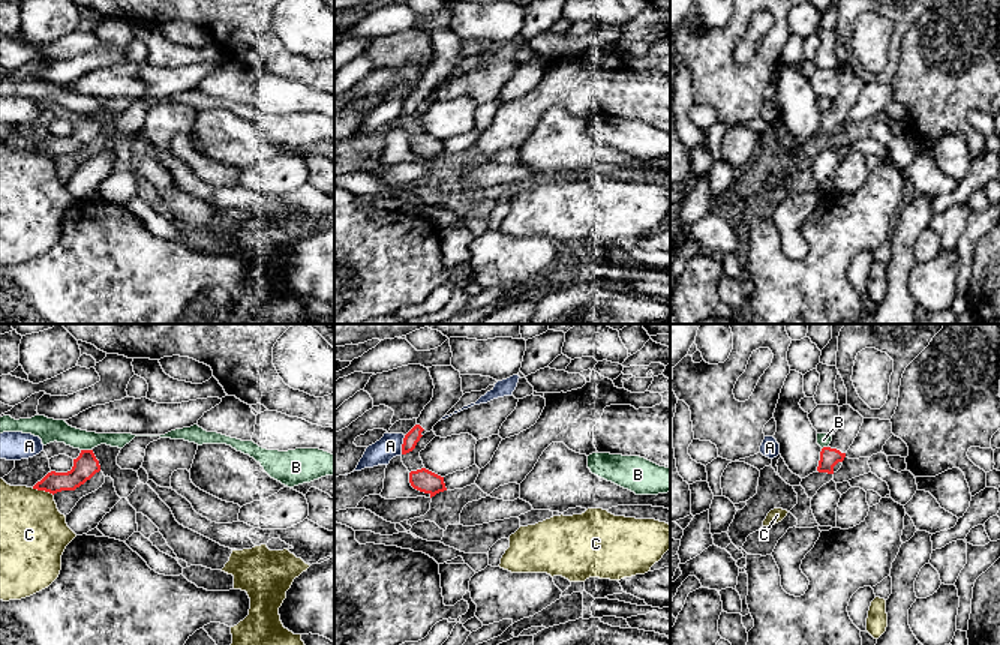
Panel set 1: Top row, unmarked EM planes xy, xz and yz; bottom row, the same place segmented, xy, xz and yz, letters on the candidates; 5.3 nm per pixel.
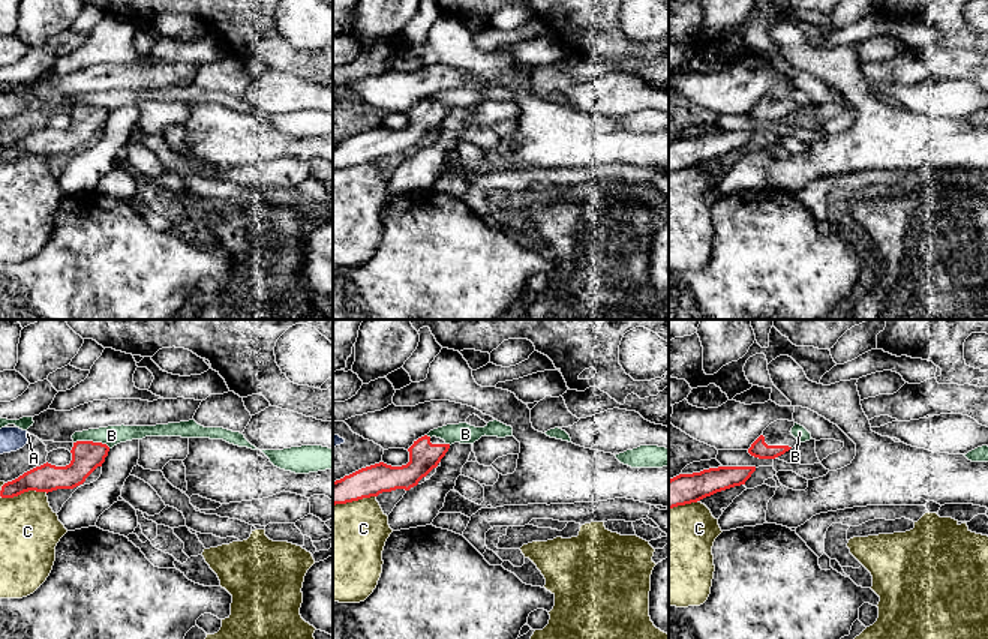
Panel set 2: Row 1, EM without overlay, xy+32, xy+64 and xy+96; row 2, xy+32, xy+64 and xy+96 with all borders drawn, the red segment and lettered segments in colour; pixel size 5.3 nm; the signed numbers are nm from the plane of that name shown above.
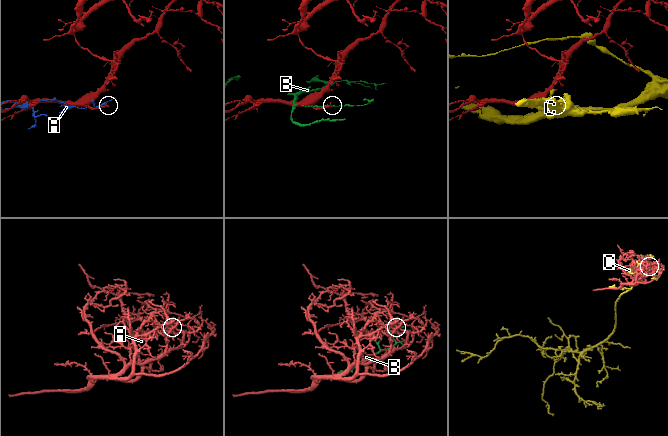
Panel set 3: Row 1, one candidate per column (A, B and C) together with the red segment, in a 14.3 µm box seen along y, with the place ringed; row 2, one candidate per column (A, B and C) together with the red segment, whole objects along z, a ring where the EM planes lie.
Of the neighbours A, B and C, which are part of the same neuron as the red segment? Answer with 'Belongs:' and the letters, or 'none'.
Belongs: none

